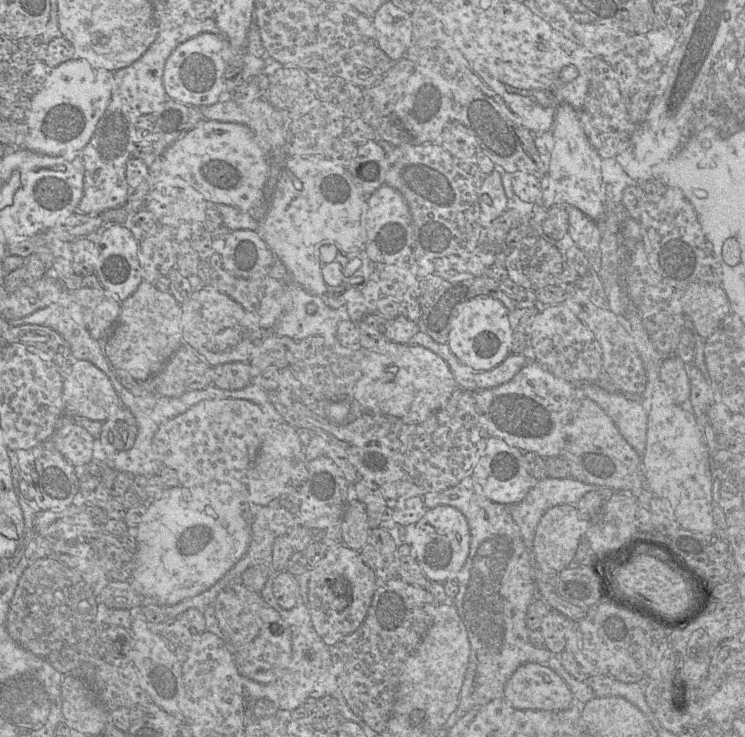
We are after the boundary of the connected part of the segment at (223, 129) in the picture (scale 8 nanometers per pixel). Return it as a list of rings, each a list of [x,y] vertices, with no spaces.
[[[203,119],[195,127],[186,132],[183,136],[172,143],[162,154],[155,156],[154,161],[148,168],[148,184],[149,192],[145,200],[144,207],[150,211],[155,218],[164,225],[173,227],[176,229],[176,240],[184,241],[190,240],[192,234],[201,234],[205,232],[205,216],[206,210],[211,205],[230,205],[242,211],[252,210],[259,204],[262,204],[263,200],[263,188],[268,177],[269,161],[264,149],[259,141],[254,136],[253,132],[243,124],[232,122],[220,122],[216,120]]]

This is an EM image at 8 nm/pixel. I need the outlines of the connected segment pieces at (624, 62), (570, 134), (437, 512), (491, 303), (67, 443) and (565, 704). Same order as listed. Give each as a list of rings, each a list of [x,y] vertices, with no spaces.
[[[625,54],[615,69],[628,106],[630,120],[639,125],[653,102],[663,64],[656,62],[648,69],[640,69],[635,60]]]
[[[569,104],[558,106],[551,130],[554,147],[546,175],[541,178],[540,204],[546,209],[553,206],[574,206],[597,222],[606,209],[606,195],[602,179],[602,158],[591,146],[581,124],[581,110]]]
[[[438,505],[425,510],[417,521],[411,547],[423,573],[430,581],[457,579],[470,549],[470,529],[465,516],[455,507]]]
[[[476,296],[463,302],[455,311],[447,345],[458,361],[472,370],[493,369],[510,354],[512,329],[509,310],[491,296]]]
[[[63,418],[51,439],[58,451],[75,468],[82,469],[93,460],[94,438],[74,420]]]
[[[527,662],[508,679],[504,698],[519,710],[561,711],[569,708],[574,696],[563,678],[547,664]]]

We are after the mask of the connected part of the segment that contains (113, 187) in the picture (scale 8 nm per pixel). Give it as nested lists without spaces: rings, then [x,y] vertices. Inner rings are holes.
[[[214,18],[159,30],[153,43],[138,60],[114,72],[109,104],[97,123],[90,141],[81,152],[85,170],[84,193],[77,211],[84,214],[99,214],[125,203],[131,191],[126,180],[126,166],[132,156],[136,122],[140,116],[159,110],[167,100],[163,85],[165,63],[178,45],[200,33],[220,33]]]

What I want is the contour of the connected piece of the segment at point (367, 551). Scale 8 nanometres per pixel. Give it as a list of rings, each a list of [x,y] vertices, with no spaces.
[[[341,543],[335,547],[328,547],[325,556],[310,569],[310,617],[315,631],[328,646],[334,646],[354,632],[364,621],[377,587],[375,563],[376,550],[371,543],[366,543],[360,551],[350,549]]]

